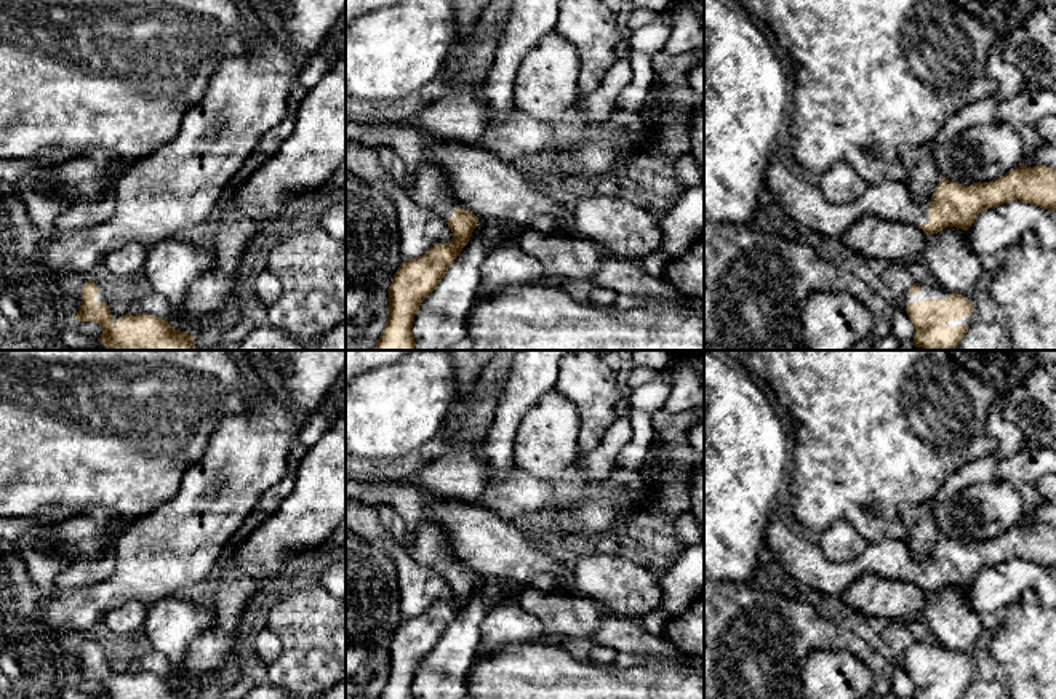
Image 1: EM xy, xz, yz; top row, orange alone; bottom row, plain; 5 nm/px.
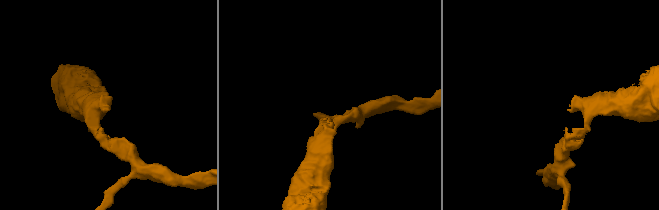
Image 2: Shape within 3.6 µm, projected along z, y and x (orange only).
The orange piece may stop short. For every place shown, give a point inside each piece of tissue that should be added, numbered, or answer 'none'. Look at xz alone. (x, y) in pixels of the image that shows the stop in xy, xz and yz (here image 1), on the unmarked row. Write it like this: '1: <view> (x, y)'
1: xz (432, 549)

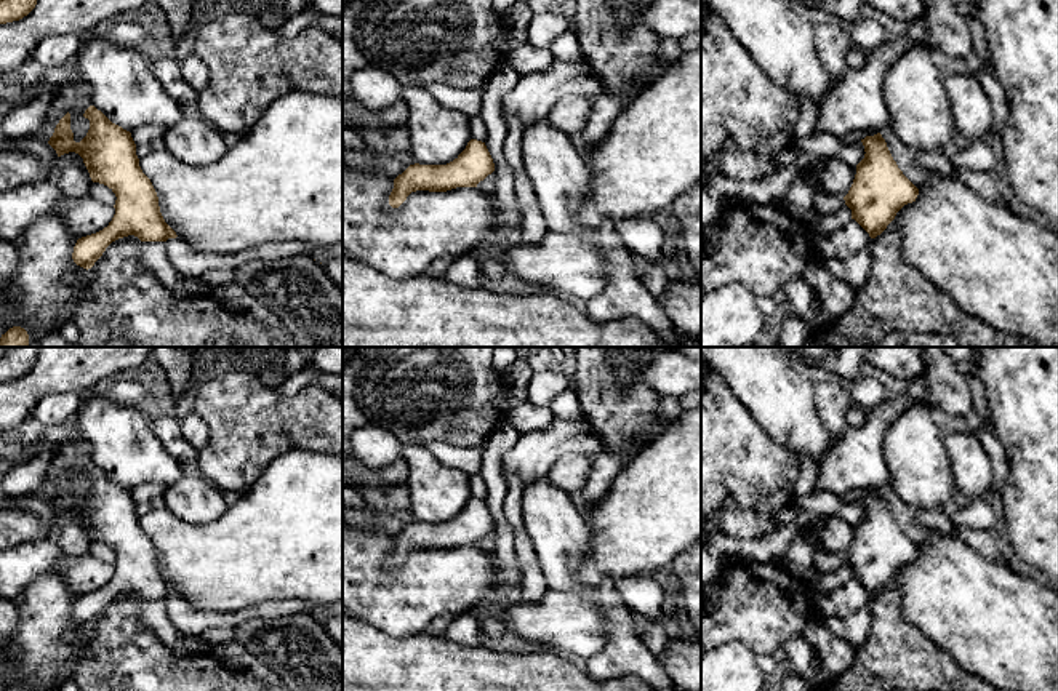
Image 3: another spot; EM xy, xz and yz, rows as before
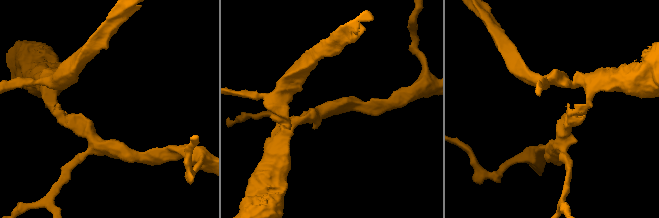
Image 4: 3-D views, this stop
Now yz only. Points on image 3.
none

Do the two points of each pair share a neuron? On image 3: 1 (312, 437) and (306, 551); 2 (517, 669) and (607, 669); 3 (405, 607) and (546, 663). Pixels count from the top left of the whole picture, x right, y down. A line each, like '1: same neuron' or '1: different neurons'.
1: different neurons
2: different neurons
3: different neurons

